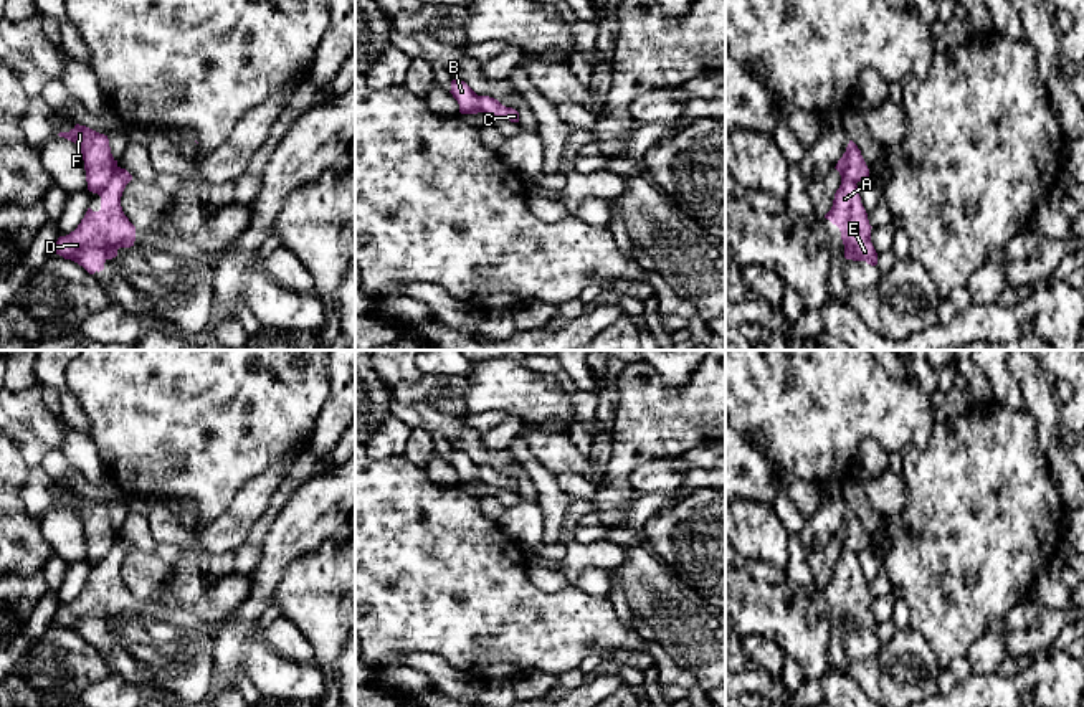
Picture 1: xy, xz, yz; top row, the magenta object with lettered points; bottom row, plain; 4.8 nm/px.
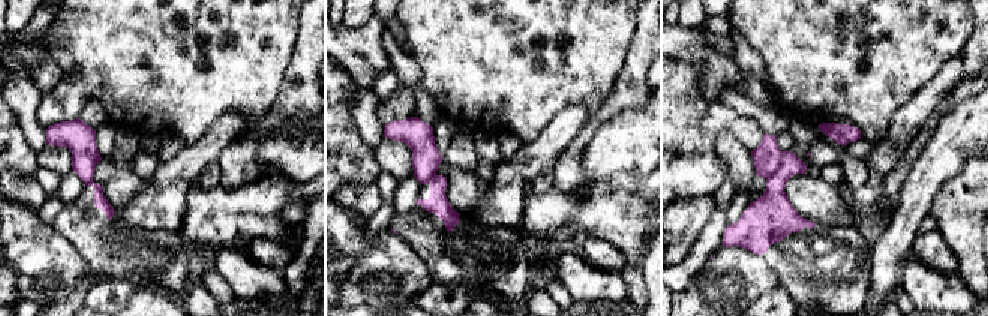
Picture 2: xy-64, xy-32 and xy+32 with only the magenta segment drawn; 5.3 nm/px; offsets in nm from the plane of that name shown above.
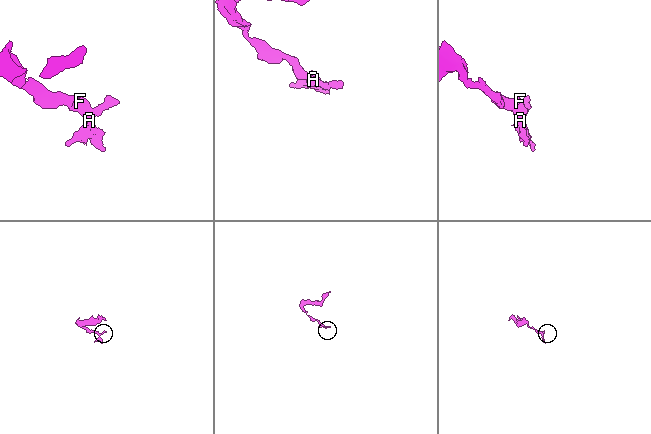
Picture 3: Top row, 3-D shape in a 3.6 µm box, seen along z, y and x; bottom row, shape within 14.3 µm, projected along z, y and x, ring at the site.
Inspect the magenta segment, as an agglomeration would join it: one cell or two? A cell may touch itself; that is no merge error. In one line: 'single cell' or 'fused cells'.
fused cells

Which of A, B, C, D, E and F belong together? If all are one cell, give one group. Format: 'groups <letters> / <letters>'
groups A C D E / B F

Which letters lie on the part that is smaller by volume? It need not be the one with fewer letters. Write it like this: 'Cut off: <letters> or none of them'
Cut off: A, C, D, E

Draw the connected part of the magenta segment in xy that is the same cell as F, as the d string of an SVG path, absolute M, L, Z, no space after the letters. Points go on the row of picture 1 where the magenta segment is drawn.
M76 124L69 132L59 132L58 135L79 147L89 192L97 193L112 180L117 160L111 154L107 135L79 124Z

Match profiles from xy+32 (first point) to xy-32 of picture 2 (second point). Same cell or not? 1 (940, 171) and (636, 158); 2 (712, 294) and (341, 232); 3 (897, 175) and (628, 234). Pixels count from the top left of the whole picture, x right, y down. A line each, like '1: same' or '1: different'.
1: same
2: same
3: different

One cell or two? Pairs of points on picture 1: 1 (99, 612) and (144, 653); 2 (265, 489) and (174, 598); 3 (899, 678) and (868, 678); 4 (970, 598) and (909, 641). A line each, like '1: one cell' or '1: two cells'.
1: one cell
2: one cell
3: one cell
4: two cells

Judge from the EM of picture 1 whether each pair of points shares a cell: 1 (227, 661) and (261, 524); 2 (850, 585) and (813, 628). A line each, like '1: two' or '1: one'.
1: two
2: two

